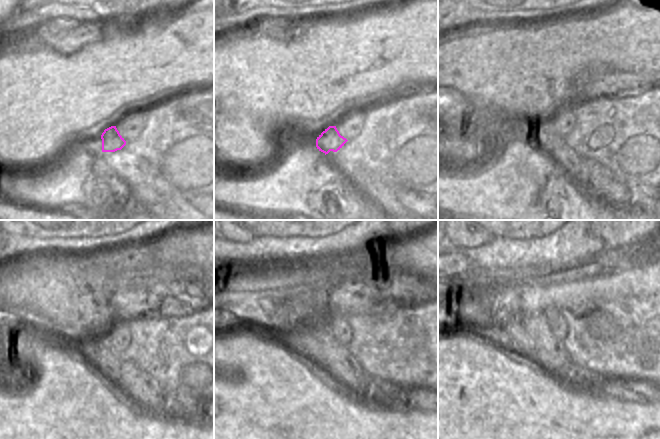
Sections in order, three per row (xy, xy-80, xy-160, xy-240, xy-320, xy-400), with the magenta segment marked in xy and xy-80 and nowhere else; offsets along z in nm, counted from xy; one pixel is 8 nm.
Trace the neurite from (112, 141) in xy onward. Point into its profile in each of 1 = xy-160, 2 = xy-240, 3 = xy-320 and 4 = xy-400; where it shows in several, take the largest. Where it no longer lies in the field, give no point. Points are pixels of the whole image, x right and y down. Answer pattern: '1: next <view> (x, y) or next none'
1: next xy-160 (546, 137)
2: next xy-240 (89, 348)
3: next xy-320 (306, 344)
4: next xy-400 (524, 345)

